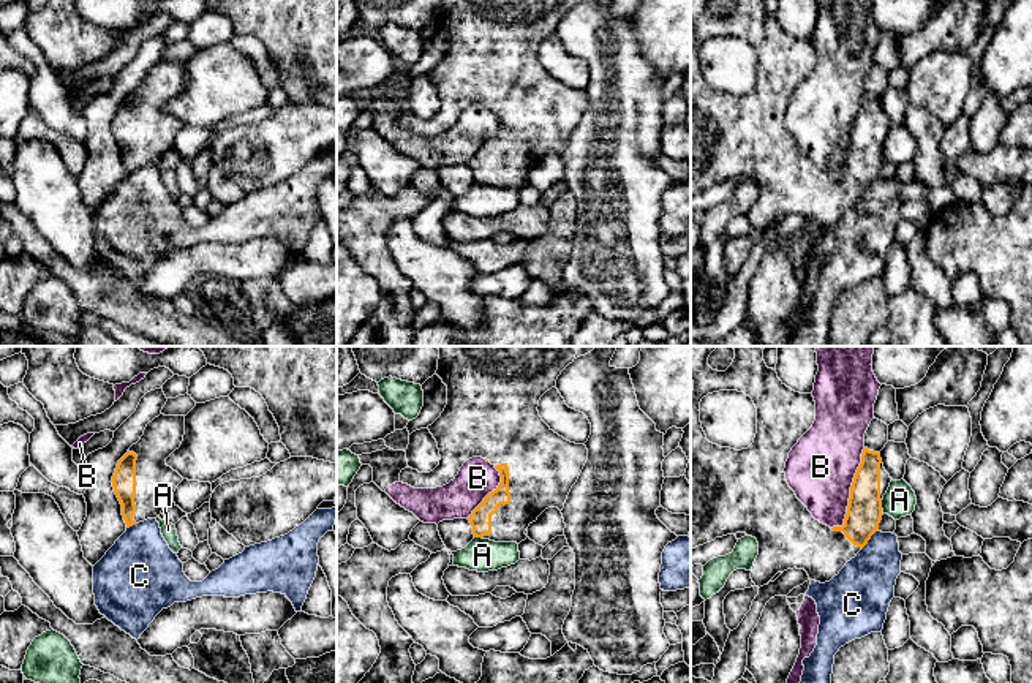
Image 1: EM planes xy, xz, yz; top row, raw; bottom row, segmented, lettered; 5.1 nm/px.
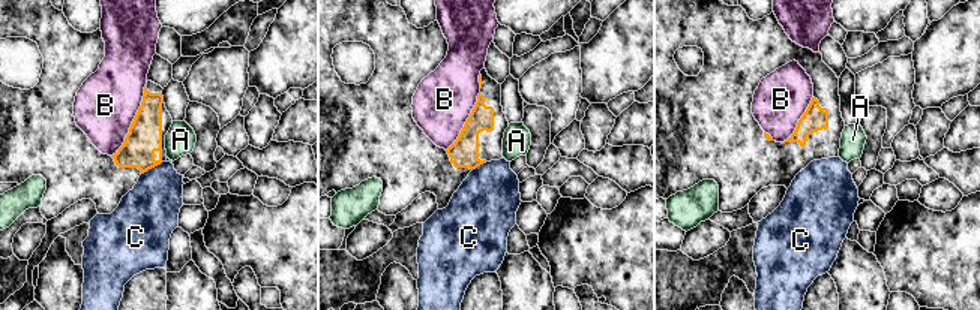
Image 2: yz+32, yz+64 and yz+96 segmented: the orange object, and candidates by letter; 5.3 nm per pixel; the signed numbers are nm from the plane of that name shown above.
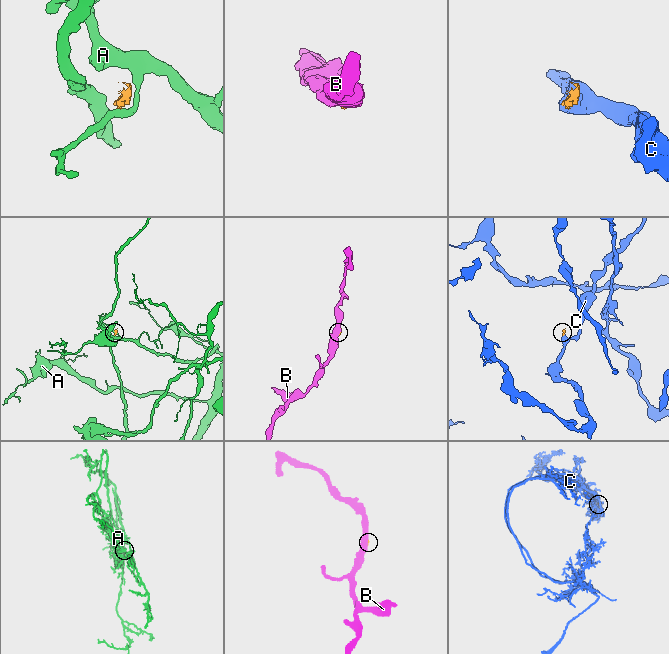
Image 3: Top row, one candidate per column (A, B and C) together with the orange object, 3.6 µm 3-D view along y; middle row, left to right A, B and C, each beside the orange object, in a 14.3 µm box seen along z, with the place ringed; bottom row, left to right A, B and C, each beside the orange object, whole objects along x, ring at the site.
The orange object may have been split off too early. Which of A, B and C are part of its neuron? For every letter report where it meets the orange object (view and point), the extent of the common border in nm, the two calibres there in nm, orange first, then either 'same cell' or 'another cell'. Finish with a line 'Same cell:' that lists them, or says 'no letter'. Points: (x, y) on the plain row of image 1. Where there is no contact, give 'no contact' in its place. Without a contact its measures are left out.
A: yz (881, 150) | 50 nm | 180/160 nm | another cell
B: yz (851, 138) | 440 nm | 180/340 nm | another cell
C: yz (870, 184) | 140 nm | 180/300 nm | another cell
Same cell: no letter

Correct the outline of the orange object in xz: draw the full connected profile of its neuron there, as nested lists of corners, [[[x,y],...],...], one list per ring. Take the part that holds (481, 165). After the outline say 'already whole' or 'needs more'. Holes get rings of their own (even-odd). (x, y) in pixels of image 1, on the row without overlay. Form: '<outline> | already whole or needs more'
[[[439,0],[436,21],[447,32],[447,51],[427,74],[439,95],[439,111],[430,119],[405,114],[400,128],[436,134],[455,125],[473,103],[487,104],[501,122],[496,136],[468,163],[474,183],[520,190],[526,174],[548,153],[563,157],[586,106],[585,90],[555,79],[539,62],[540,43],[556,32],[561,17],[585,0]]] | needs more

